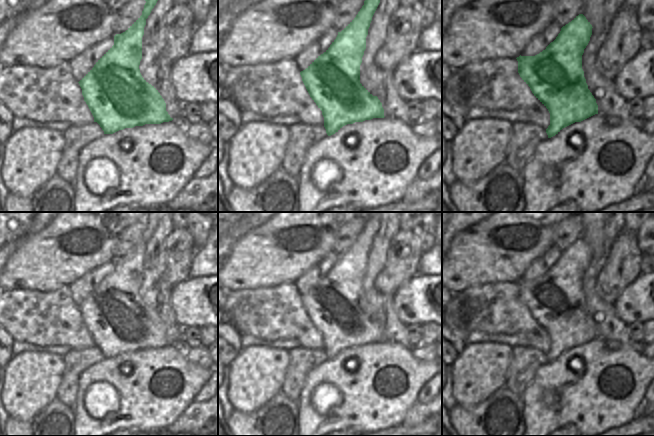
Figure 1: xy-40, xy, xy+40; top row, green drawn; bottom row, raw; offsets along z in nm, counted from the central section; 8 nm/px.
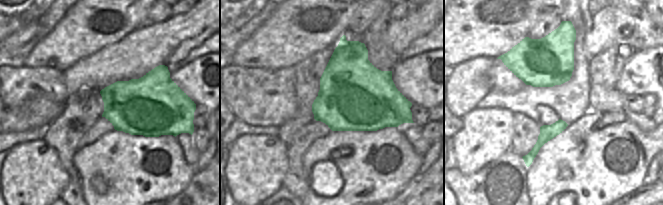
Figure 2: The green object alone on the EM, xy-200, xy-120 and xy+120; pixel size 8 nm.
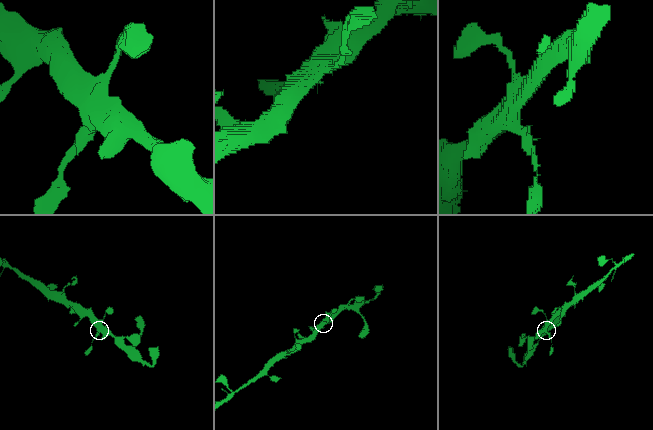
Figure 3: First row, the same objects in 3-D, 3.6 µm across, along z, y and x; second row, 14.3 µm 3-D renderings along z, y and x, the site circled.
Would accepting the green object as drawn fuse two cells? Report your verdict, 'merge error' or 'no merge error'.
no merge error

